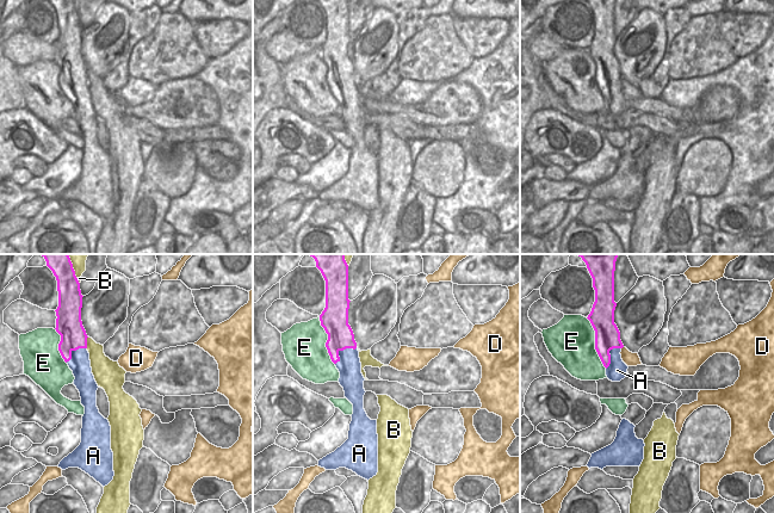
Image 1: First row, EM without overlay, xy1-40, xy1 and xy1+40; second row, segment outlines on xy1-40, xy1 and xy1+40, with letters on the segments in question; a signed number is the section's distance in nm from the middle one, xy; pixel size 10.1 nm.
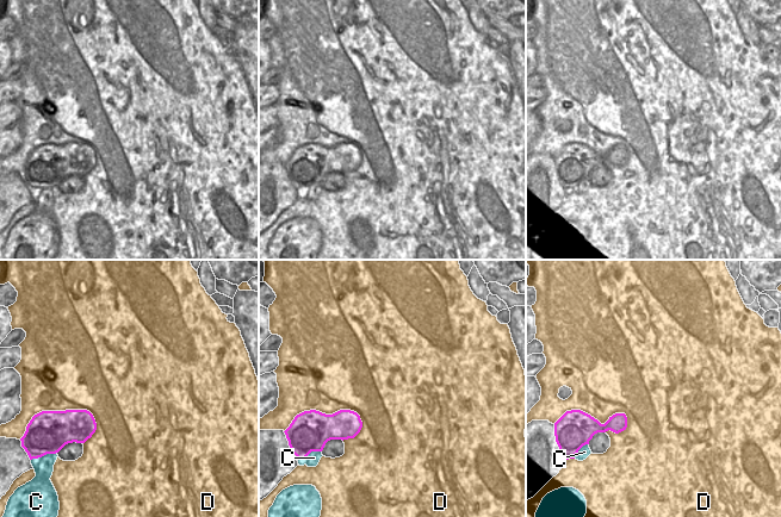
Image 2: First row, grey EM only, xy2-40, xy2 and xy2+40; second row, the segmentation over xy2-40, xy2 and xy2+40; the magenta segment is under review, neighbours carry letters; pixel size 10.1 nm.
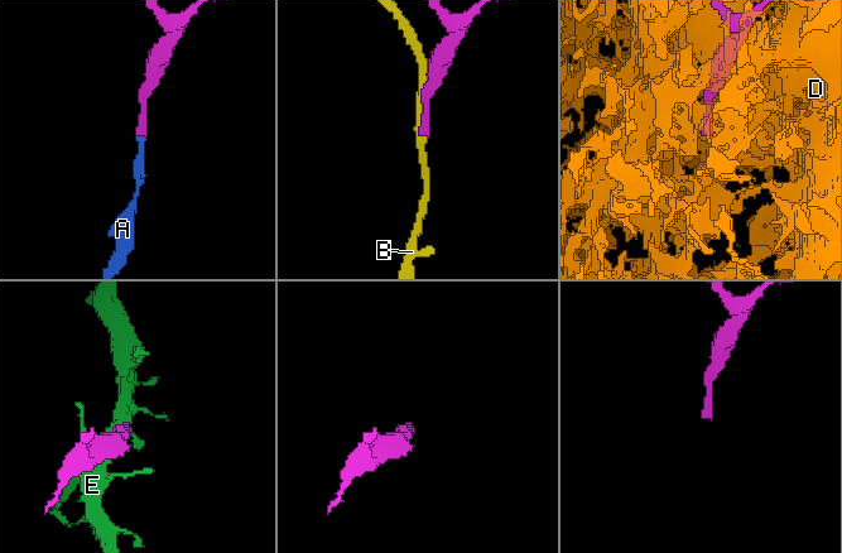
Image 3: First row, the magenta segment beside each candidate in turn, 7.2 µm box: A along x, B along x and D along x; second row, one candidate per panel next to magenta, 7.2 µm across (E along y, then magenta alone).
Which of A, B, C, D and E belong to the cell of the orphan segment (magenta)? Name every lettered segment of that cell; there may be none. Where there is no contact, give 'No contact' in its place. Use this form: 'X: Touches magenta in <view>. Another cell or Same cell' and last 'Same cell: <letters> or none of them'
A: Touches magenta in xy1. Same cell
B: Touches magenta in xy1-40. Another cell
C: Touches magenta in xy2-40. Another cell
D: Touches magenta in xy2-40. Another cell
E: Touches magenta in xy1+40. Another cell
Same cell: A.

